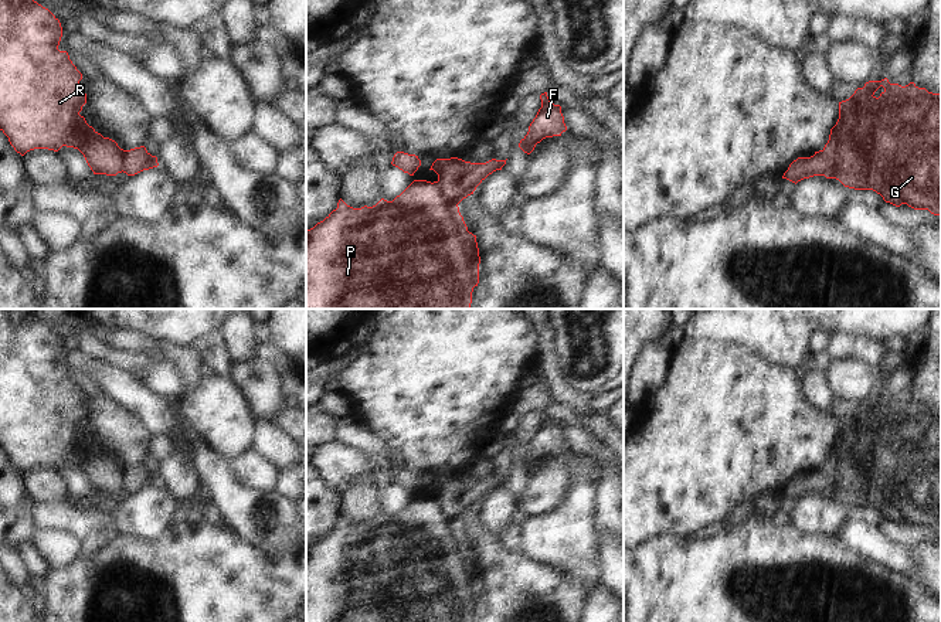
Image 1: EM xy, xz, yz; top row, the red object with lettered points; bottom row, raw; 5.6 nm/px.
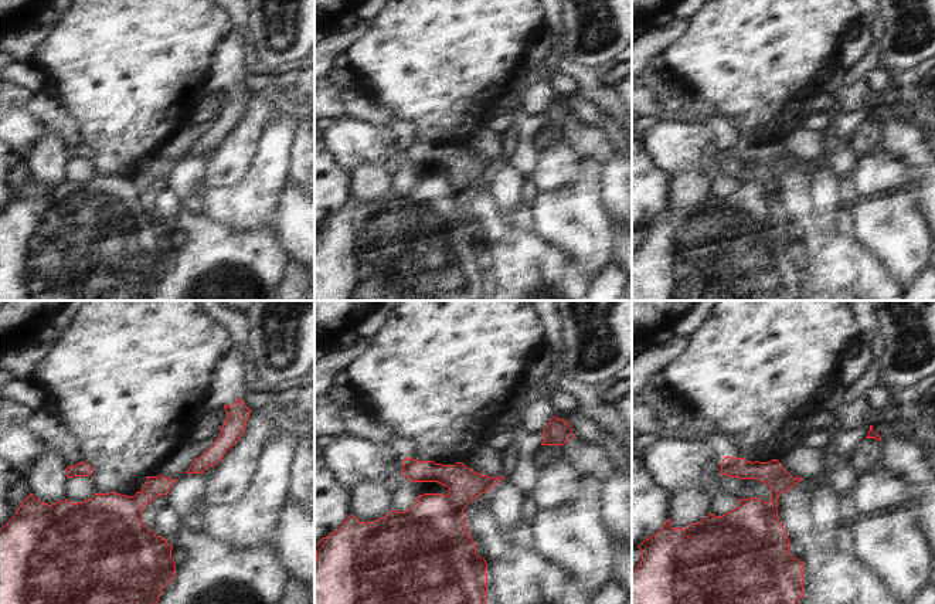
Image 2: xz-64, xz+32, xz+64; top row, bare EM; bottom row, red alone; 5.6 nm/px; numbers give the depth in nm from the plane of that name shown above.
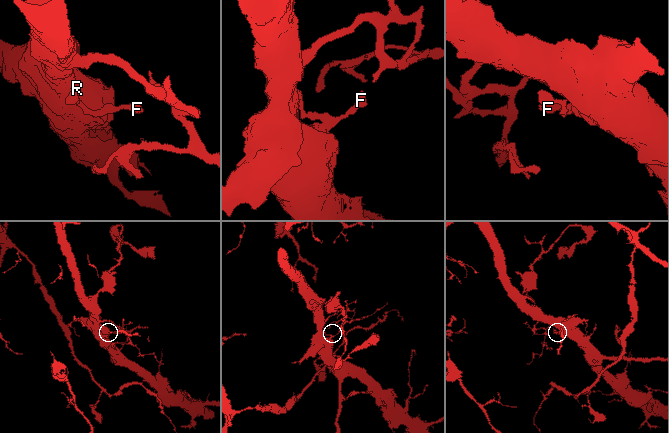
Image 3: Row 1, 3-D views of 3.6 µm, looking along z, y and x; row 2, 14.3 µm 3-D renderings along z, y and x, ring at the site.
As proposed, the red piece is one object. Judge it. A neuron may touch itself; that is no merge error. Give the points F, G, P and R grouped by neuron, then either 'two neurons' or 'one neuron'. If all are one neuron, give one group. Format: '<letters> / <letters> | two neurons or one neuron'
F / G P R | two neurons

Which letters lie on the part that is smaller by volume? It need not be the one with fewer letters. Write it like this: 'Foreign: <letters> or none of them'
Foreign: F

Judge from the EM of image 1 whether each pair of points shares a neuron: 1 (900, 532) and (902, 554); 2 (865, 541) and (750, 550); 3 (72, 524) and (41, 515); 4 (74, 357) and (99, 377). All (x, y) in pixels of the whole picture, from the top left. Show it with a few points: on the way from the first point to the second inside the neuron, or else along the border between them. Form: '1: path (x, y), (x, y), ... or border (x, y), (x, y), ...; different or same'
1: border (879, 527), (894, 541), (914, 546); different
2: border (838, 534), (852, 550), (873, 561); different
3: path (65, 517), (48, 515); same
4: border (97, 352), (84, 371); different

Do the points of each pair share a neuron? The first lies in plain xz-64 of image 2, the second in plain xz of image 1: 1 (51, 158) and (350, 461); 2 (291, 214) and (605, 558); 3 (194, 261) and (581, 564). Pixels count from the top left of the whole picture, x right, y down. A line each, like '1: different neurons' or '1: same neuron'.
1: different neurons
2: same neuron
3: different neurons

